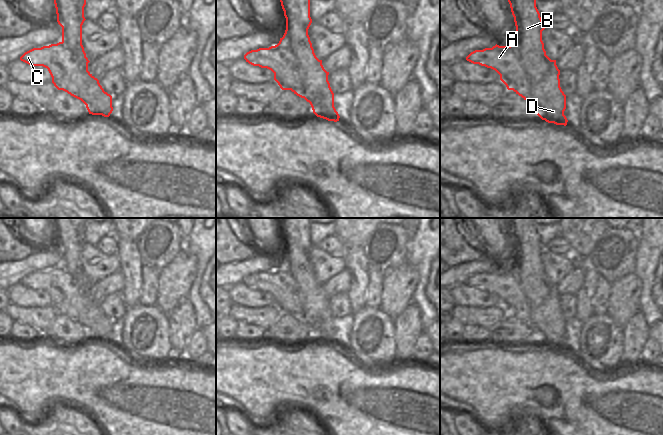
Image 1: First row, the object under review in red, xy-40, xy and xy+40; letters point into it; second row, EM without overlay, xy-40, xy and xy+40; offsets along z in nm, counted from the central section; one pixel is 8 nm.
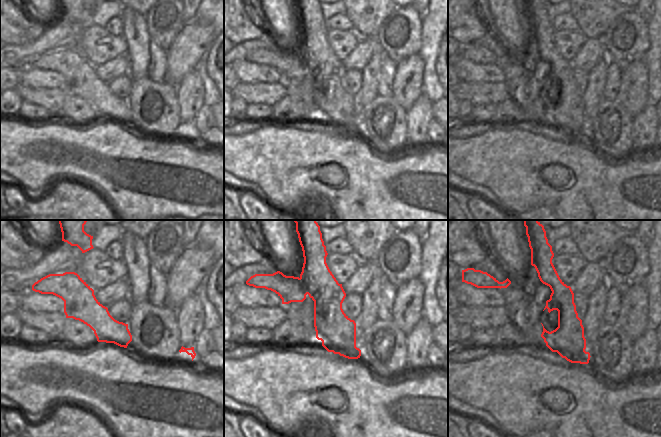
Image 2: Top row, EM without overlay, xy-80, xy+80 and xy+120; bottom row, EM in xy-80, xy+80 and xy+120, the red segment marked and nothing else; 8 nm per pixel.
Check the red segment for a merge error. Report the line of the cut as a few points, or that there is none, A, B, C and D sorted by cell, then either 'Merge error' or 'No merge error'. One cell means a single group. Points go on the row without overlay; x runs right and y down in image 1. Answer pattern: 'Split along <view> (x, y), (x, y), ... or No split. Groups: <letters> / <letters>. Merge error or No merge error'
Split along xy (281, 262), (295, 279), (303, 297), (305, 307), (304, 321). Groups: A C / B D. Merge error.

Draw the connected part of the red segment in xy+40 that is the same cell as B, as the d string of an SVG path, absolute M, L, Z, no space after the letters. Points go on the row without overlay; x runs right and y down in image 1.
M506 218L516 250L515 265L512 270L518 275L522 289L528 297L532 309L532 327L535 337L548 347L567 349L564 339L566 319L560 311L560 294L556 284L551 284L544 273L542 255L546 252L536 231L536 223L532 218Z

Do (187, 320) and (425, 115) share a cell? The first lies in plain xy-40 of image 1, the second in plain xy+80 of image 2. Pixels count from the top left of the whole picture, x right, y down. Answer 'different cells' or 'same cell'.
same cell

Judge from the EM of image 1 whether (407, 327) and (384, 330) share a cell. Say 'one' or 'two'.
two

